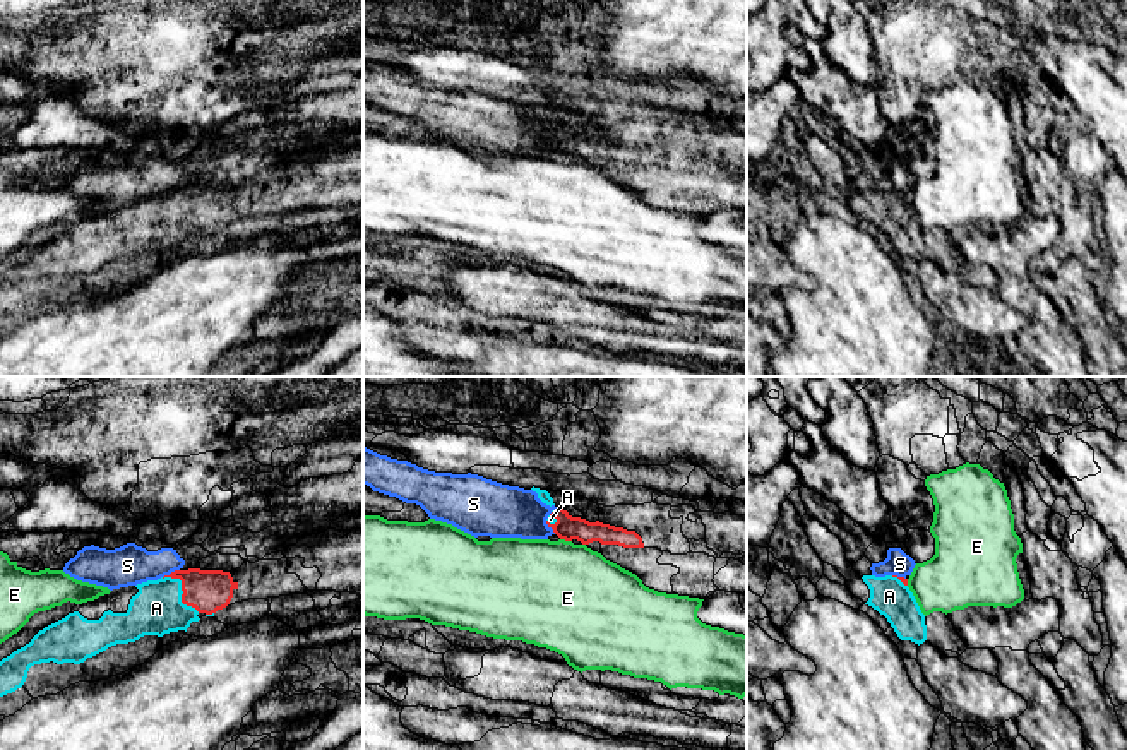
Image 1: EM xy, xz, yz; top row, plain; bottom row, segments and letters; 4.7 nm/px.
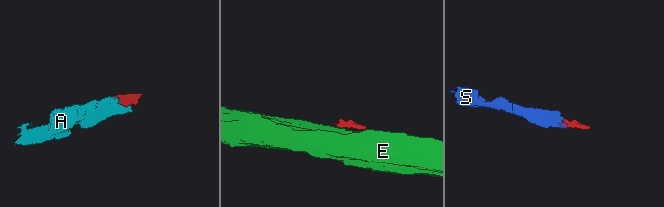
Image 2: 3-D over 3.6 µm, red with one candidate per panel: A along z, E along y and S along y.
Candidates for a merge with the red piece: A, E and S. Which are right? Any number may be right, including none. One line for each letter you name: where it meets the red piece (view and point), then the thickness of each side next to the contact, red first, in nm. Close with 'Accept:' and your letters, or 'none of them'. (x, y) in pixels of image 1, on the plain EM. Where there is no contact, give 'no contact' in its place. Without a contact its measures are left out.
A: xy (182, 206) | 200/240 nm
Accept: A

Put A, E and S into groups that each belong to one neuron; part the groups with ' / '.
A / E / S

